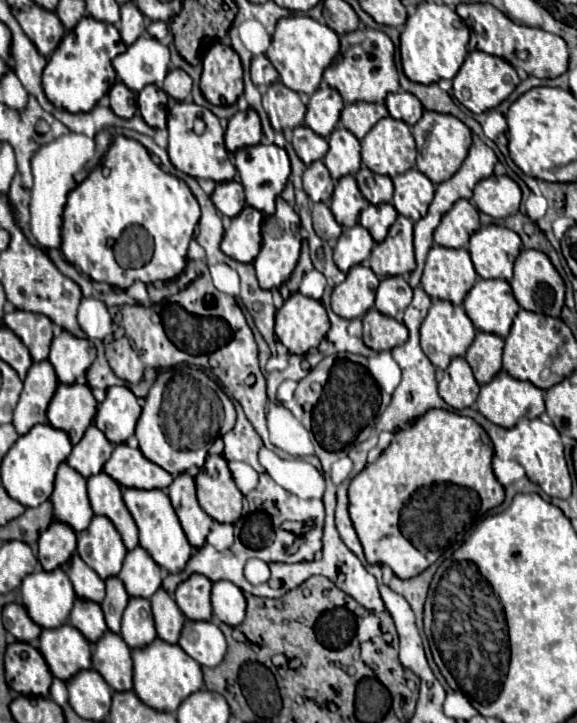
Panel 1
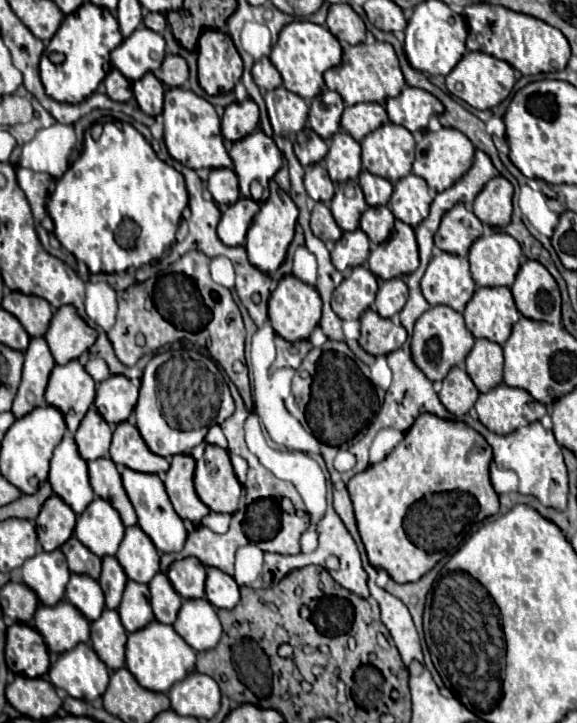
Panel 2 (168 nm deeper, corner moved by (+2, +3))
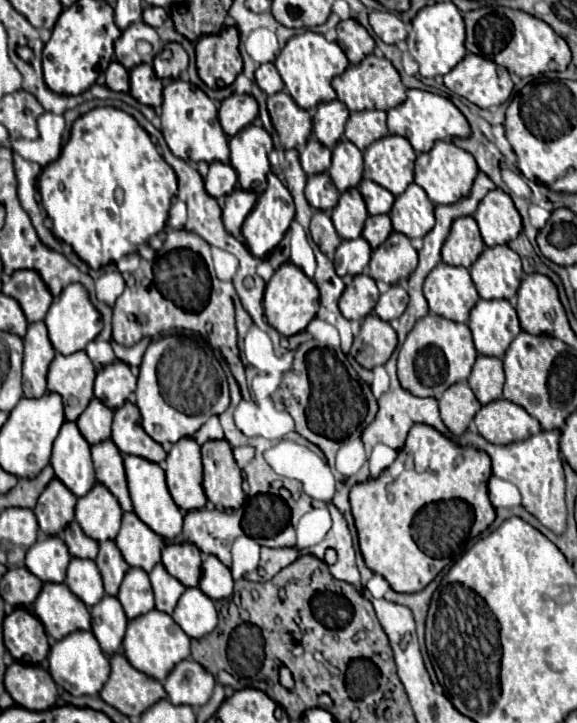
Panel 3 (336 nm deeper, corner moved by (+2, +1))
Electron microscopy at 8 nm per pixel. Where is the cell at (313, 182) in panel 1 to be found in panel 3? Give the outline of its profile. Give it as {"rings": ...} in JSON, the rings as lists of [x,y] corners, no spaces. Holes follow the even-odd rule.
{"rings":[[[316,173],[308,177],[306,183],[306,199],[312,207],[330,211],[338,201],[338,191],[328,173]]]}

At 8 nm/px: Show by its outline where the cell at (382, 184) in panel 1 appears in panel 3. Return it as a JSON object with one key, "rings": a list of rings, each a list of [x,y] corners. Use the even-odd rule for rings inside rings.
{"rings":[[[364,179],[360,185],[358,185],[364,201],[366,201],[366,207],[368,207],[368,213],[370,215],[380,215],[380,213],[388,213],[392,203],[394,203],[394,195],[380,187],[378,183],[370,181],[370,179]]]}

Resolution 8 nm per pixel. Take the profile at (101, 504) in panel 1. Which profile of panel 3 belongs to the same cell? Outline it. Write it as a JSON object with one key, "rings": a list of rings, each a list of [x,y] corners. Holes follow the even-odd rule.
{"rings":[[[104,441],[92,447],[92,461],[96,469],[96,481],[108,487],[108,491],[118,499],[122,511],[134,511],[126,487],[124,463],[118,447],[112,441]]]}

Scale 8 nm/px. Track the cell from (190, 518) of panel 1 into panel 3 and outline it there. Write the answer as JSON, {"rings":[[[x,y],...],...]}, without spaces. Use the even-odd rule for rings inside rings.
{"rings":[[[184,437],[172,445],[164,471],[168,491],[182,511],[206,507],[208,501],[202,489],[200,447],[192,437]]]}

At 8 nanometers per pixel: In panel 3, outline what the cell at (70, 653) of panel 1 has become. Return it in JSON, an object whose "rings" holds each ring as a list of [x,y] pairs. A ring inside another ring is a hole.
{"rings":[[[44,583],[36,603],[32,605],[34,615],[42,621],[46,633],[54,639],[60,641],[66,635],[74,633],[74,631],[88,631],[90,629],[90,613],[88,607],[64,585],[64,583]]]}

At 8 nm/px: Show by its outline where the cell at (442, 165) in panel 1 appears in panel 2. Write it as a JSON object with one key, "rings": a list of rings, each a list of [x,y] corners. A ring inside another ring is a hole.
{"rings":[[[442,127],[440,131],[424,131],[422,139],[416,143],[414,165],[412,165],[412,173],[422,177],[428,187],[434,193],[442,193],[446,189],[450,189],[474,163],[474,145],[468,141],[468,137],[464,137],[462,133],[456,133],[456,129],[448,129]]]}

